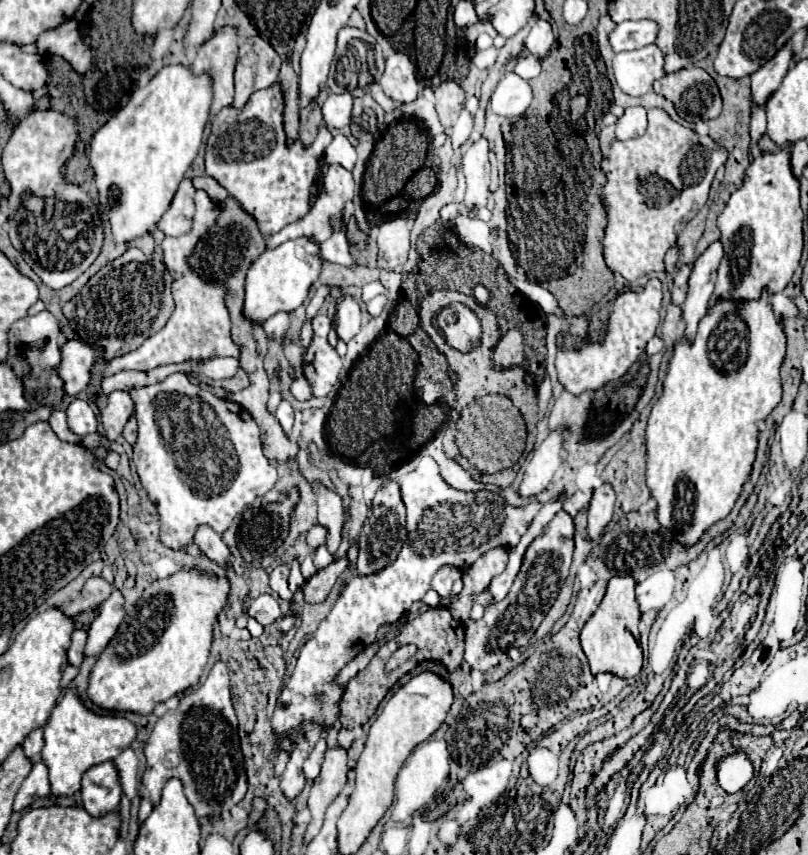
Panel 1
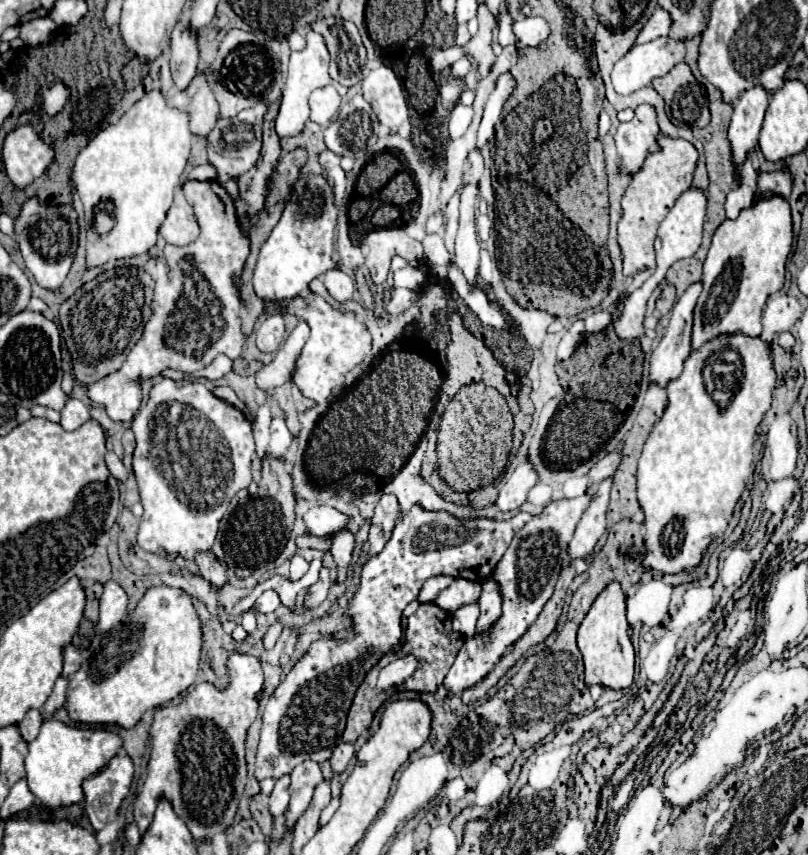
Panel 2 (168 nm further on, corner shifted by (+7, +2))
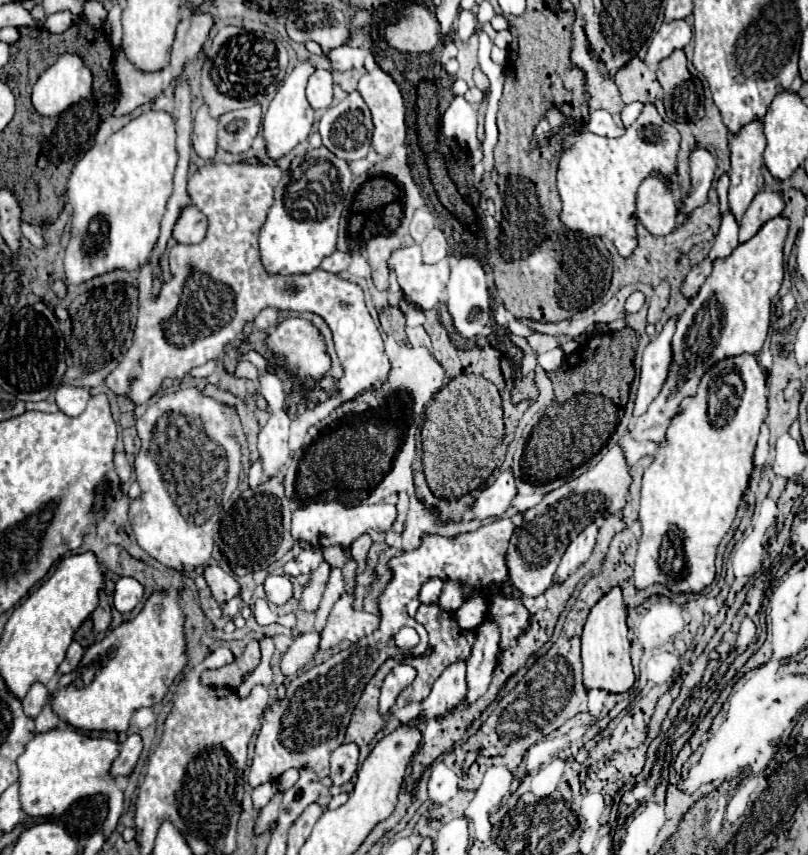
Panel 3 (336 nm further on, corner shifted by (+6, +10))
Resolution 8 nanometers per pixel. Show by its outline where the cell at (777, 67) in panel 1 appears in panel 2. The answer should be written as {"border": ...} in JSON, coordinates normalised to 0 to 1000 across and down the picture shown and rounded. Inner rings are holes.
{"border":[[[936,98],[936,103],[921,105],[913,119],[908,122],[906,143],[901,150],[901,164],[906,168],[908,192],[918,192],[923,180],[936,173],[953,112],[955,110],[943,98]]]}

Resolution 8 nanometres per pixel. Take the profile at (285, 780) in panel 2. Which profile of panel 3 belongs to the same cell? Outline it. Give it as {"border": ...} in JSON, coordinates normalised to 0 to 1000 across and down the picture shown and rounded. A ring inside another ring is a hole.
{"border":[[[343,926],[343,929],[335,933],[335,938],[321,950],[321,957],[318,957],[318,964],[316,964],[318,968],[313,971],[318,978],[325,975],[325,973],[330,973],[330,971],[343,961],[345,940],[348,940],[348,926]]]}

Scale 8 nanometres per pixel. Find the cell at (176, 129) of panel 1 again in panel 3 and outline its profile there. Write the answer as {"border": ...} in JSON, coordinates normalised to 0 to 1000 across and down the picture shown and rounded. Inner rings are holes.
{"border":[[[177,131],[165,138],[155,150],[142,154],[127,173],[115,171],[90,196],[83,215],[83,232],[90,241],[88,281],[80,292],[80,323],[85,332],[103,332],[118,323],[127,323],[137,316],[170,316],[184,306],[187,292],[197,278],[197,260],[204,248],[204,239],[214,222],[214,201],[219,192],[217,175],[217,143],[207,131]],[[115,253],[130,253],[130,278],[118,278],[110,271],[110,257]]]}

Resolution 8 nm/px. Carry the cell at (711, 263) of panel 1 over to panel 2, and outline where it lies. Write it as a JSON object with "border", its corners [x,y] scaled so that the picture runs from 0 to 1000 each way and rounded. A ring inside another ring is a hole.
{"border":[[[869,330],[851,335],[851,339],[839,349],[832,363],[829,379],[822,386],[822,395],[807,414],[804,421],[804,447],[824,451],[829,444],[839,442],[844,435],[847,419],[856,409],[856,370],[861,351],[869,342]]]}

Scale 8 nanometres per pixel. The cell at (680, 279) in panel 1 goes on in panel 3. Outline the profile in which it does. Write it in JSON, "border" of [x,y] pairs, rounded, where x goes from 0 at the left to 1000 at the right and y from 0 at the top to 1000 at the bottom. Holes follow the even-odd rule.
{"border":[[[818,330],[811,339],[808,339],[808,349],[803,353],[803,367],[801,367],[801,379],[813,379],[821,363],[825,360],[825,351],[828,351],[828,332]]]}

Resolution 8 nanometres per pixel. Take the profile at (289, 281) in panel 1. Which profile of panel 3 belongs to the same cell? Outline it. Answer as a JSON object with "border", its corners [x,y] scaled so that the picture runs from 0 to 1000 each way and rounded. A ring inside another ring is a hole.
{"border":[[[402,171],[385,173],[375,182],[363,185],[358,199],[350,204],[345,218],[340,220],[340,236],[333,243],[330,257],[321,271],[321,292],[323,306],[333,320],[382,320],[397,304],[415,295],[417,262],[427,241],[427,225],[437,215],[437,204],[432,189],[417,185]]]}

